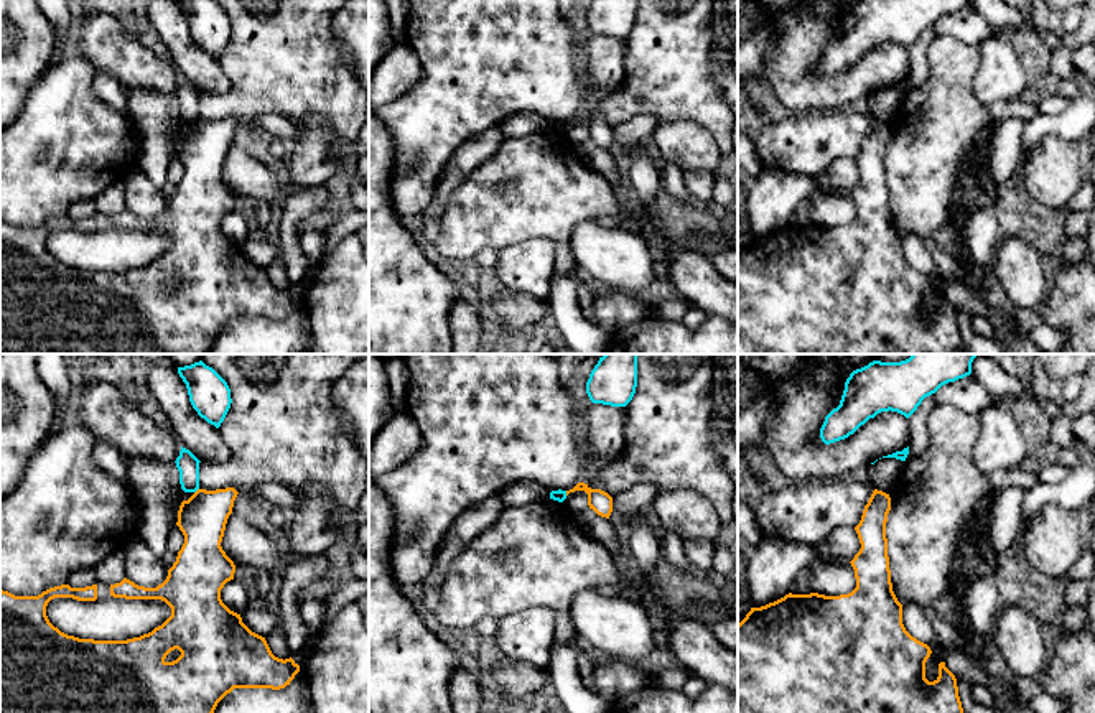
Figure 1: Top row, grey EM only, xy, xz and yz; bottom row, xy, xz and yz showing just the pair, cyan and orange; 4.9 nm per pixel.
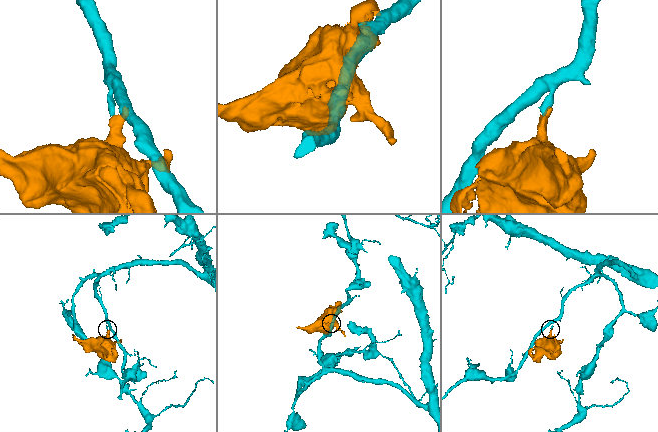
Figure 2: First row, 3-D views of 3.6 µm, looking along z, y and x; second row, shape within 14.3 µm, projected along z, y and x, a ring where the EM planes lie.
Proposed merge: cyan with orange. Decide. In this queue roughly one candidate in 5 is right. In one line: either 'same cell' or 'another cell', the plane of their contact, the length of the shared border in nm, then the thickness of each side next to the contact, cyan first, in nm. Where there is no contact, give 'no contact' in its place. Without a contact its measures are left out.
another cell; contact in xy; length 40 nm; calibres 110 and 240 nm

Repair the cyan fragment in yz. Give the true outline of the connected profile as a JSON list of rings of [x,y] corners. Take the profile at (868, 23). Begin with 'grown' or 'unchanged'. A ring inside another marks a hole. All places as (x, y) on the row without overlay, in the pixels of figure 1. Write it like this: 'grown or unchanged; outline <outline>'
unchanged; outline [[[856,0],[840,36],[825,48],[820,69],[825,76],[845,71],[881,43],[909,49],[925,28],[970,5],[972,0]]]

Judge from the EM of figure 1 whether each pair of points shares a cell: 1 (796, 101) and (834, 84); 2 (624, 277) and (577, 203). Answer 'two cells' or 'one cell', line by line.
1: one cell
2: two cells

